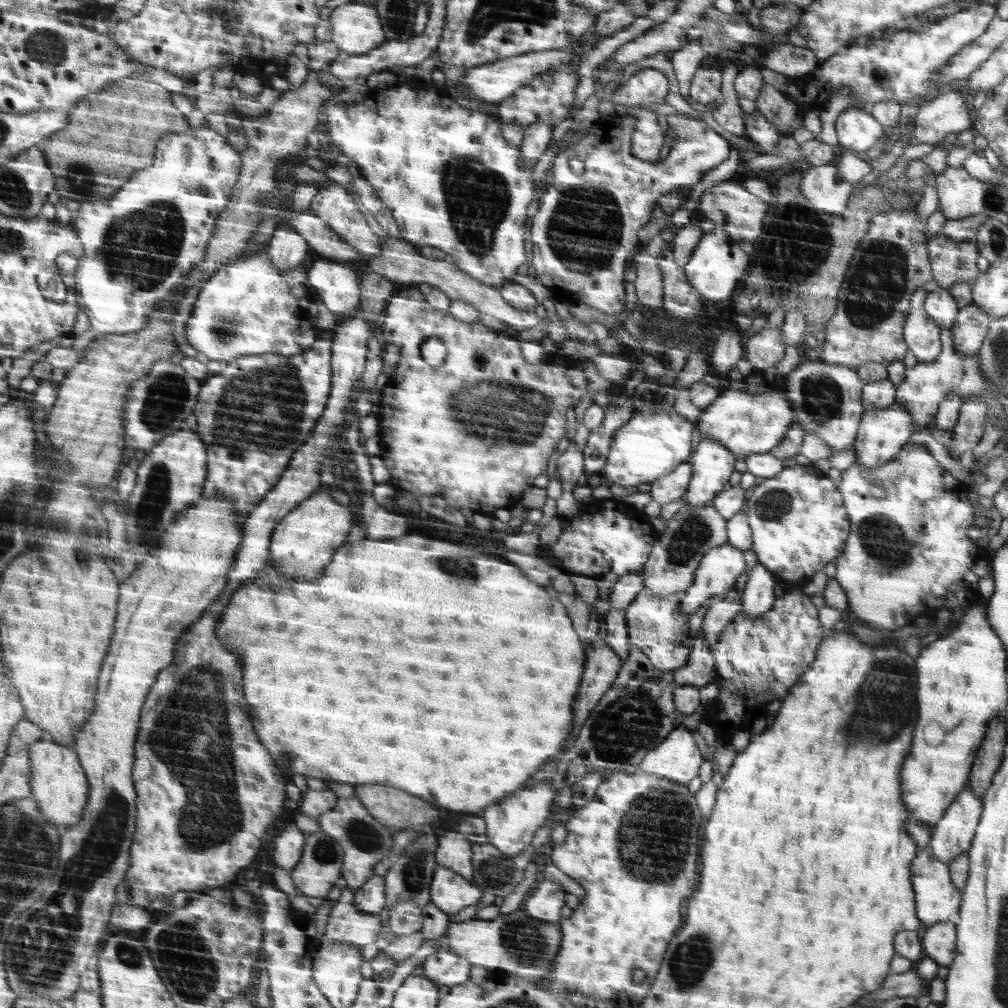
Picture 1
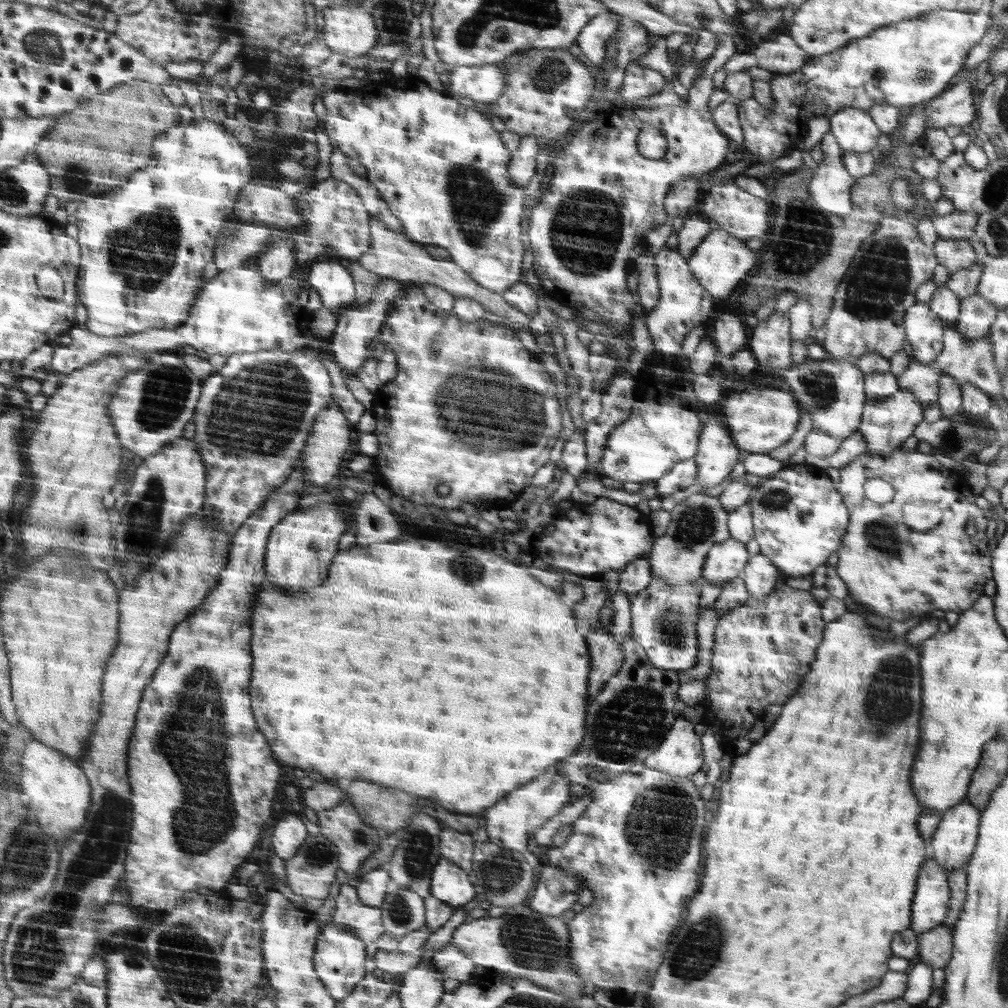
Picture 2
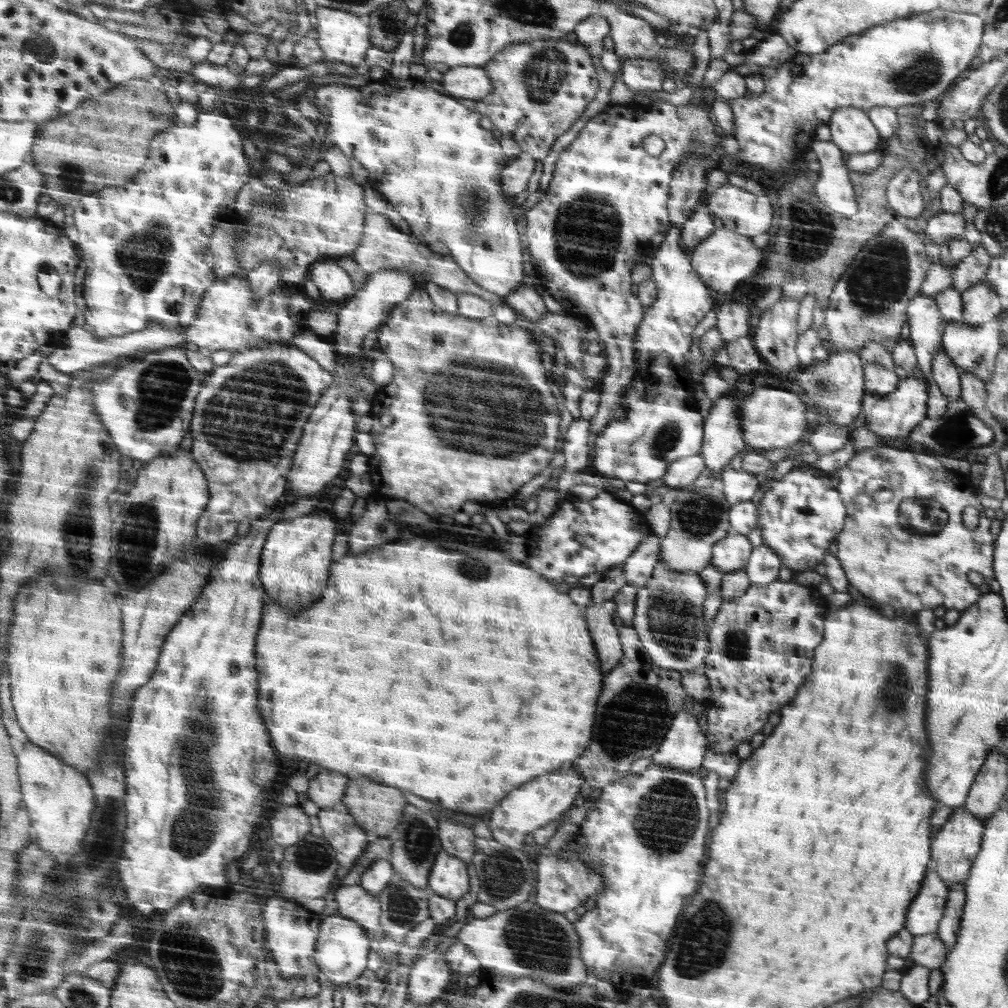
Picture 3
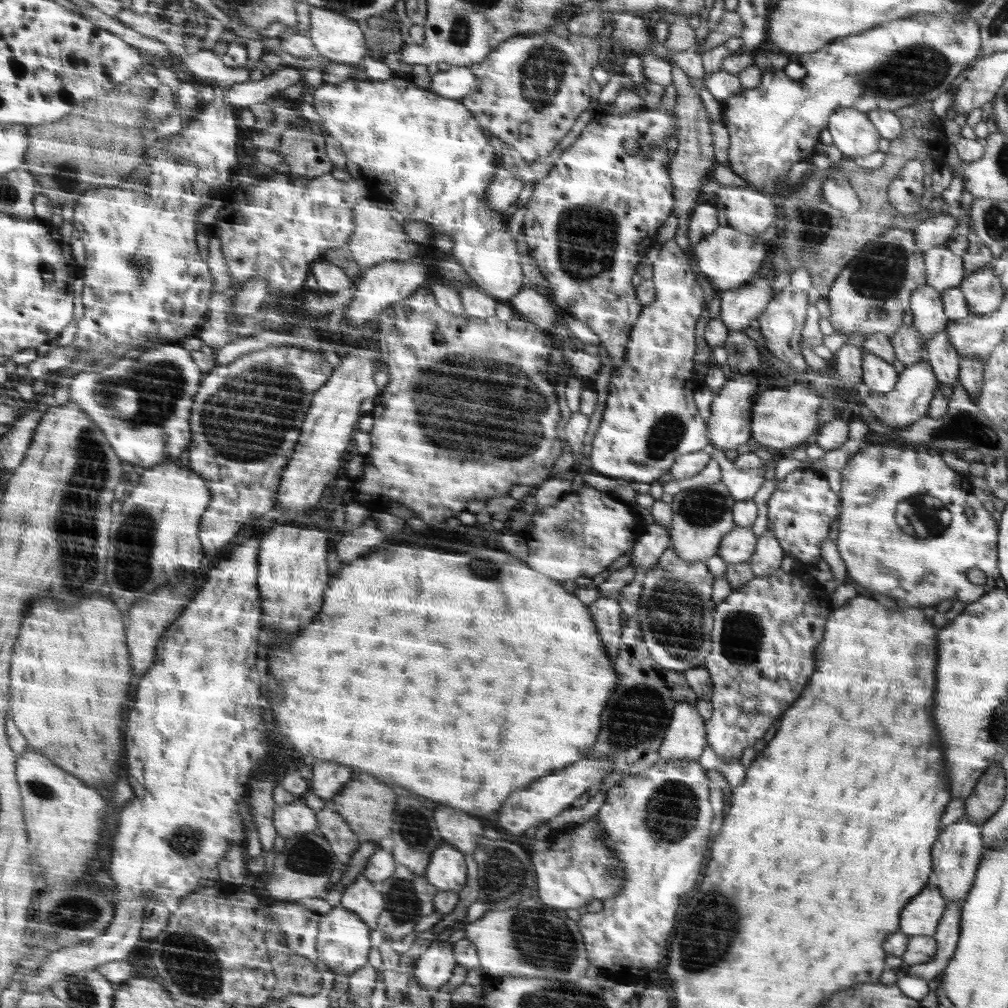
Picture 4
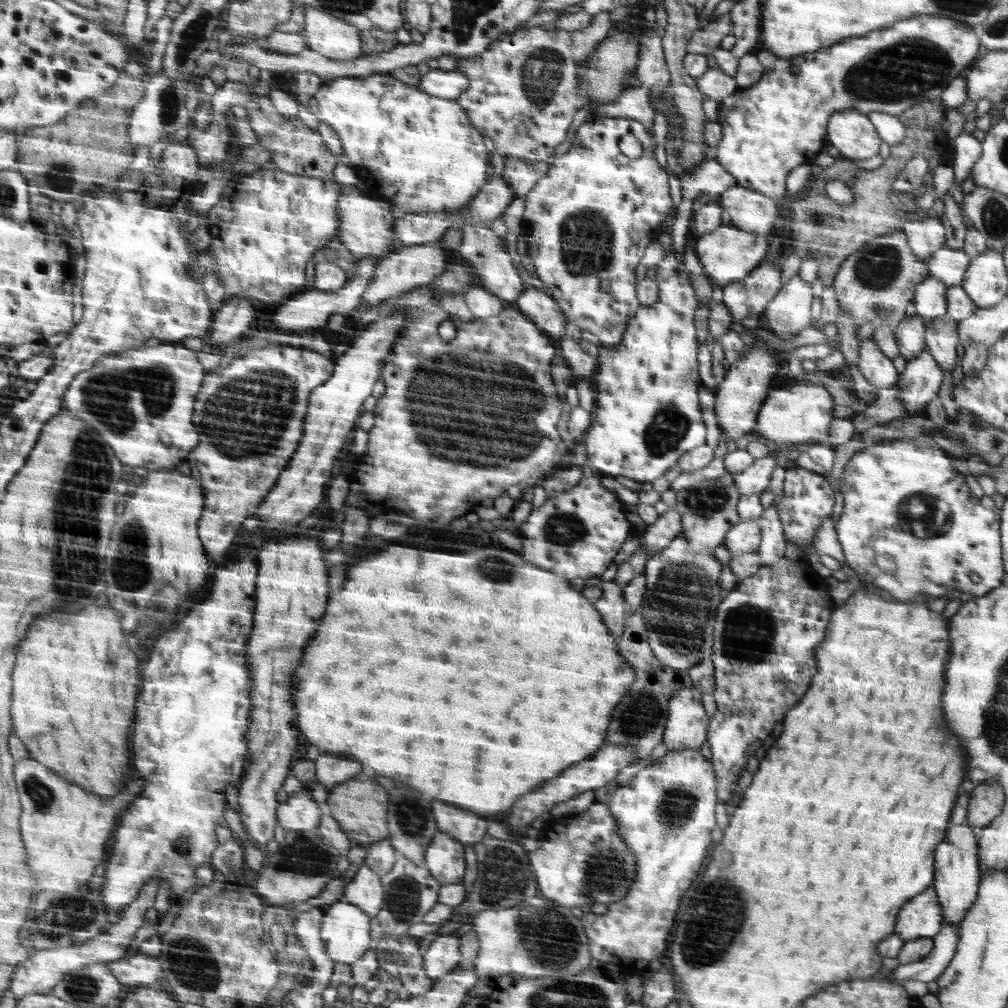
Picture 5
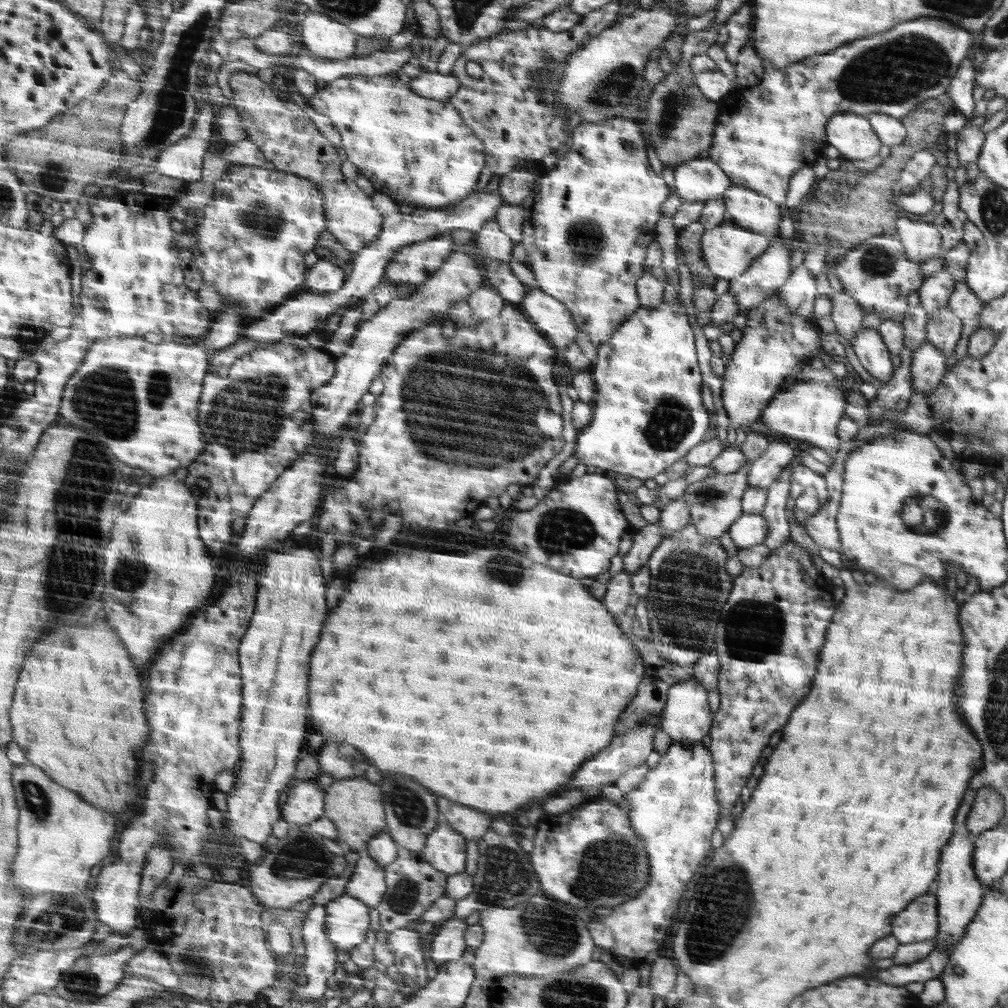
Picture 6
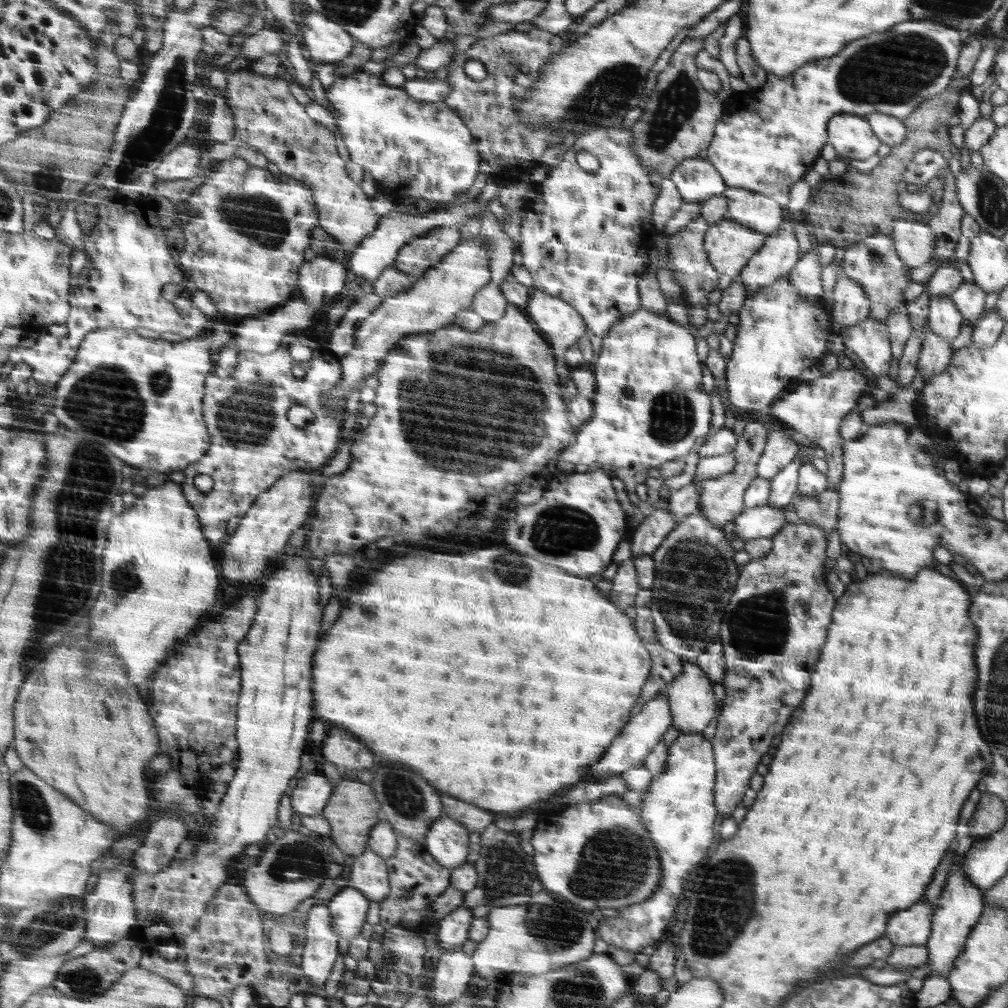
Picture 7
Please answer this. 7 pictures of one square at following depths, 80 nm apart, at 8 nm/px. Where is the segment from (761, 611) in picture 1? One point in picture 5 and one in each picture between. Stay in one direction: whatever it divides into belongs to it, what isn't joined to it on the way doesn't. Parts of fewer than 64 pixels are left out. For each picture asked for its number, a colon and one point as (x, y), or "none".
2: (760, 576)
3: (763, 566)
4: (768, 555)
5: (772, 548)

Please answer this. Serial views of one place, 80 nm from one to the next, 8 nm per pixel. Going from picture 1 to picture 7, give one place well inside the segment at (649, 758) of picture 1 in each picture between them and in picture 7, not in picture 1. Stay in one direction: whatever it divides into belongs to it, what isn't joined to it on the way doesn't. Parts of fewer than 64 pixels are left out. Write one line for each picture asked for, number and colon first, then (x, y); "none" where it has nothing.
2: (680, 754)
3: (684, 746)
4: (686, 738)
5: (687, 722)
6: (687, 717)
7: (691, 700)

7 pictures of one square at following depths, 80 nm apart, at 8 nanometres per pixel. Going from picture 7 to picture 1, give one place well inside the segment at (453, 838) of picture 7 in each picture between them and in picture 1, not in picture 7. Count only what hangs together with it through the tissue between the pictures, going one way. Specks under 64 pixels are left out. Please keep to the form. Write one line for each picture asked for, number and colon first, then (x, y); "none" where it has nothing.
1: (450, 892)
2: (449, 883)
3: (448, 877)
4: (446, 870)
5: (444, 858)
6: (445, 848)

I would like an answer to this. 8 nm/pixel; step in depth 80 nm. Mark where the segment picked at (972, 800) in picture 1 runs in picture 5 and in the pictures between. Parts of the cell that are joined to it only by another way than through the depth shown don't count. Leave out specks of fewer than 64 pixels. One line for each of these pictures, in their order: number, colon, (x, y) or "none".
2: (955, 839)
3: (955, 846)
4: (957, 854)
5: (958, 881)

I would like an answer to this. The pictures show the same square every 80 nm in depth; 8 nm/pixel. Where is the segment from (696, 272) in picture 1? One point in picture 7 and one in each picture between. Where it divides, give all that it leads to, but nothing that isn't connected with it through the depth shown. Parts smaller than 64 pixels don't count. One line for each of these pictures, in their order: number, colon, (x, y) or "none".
2: (720, 261)
3: (725, 258)
4: (728, 257)
5: (729, 253)
6: (730, 250)
7: (731, 246)

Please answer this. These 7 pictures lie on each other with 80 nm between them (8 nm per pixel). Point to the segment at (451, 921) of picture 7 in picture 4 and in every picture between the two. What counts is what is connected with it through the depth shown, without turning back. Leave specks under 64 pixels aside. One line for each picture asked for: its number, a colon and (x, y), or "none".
4: (434, 967)
5: (443, 954)
6: (448, 943)

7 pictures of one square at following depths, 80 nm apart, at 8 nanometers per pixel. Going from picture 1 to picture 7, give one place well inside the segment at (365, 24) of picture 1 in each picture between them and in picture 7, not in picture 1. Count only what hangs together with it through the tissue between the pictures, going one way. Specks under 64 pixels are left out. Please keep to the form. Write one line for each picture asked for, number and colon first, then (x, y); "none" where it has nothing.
2: (352, 32)
3: (343, 35)
4: (341, 39)
5: (330, 36)
6: (326, 38)
7: (328, 42)

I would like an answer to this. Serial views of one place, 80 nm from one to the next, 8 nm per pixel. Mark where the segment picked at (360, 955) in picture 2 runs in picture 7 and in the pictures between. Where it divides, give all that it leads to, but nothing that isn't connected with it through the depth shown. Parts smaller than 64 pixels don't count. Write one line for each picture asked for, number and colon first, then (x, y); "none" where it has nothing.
3: (342, 948)
4: (344, 941)
5: (346, 927)
6: (347, 924)
7: (348, 907)

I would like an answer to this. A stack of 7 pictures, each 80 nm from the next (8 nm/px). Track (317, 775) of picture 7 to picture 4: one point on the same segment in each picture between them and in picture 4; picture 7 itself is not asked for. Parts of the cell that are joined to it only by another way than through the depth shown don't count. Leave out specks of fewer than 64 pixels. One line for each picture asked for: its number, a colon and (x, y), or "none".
4: (296, 818)
5: (299, 813)
6: (305, 803)

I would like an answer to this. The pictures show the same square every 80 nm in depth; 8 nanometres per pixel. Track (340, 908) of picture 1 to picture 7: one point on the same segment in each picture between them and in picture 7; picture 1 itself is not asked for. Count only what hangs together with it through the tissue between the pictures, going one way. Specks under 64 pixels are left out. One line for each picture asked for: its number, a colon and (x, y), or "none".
2: (367, 922)
3: (354, 902)
4: (363, 897)
5: (366, 891)
6: (367, 884)
7: (369, 872)

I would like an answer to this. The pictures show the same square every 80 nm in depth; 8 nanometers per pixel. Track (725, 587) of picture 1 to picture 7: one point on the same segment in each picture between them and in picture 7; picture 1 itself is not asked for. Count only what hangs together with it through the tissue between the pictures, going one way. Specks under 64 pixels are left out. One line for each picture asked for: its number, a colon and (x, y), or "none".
2: (727, 560)
3: (730, 554)
4: (739, 545)
5: (745, 536)
6: (751, 529)
7: (765, 521)

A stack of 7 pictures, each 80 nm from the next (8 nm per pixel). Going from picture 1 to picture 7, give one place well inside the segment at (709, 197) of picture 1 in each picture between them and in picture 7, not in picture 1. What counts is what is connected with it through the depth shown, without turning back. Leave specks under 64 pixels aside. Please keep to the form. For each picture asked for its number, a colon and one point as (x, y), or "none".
2: (736, 211)
3: (744, 212)
4: (750, 211)
5: (753, 211)
6: (750, 209)
7: (750, 208)

